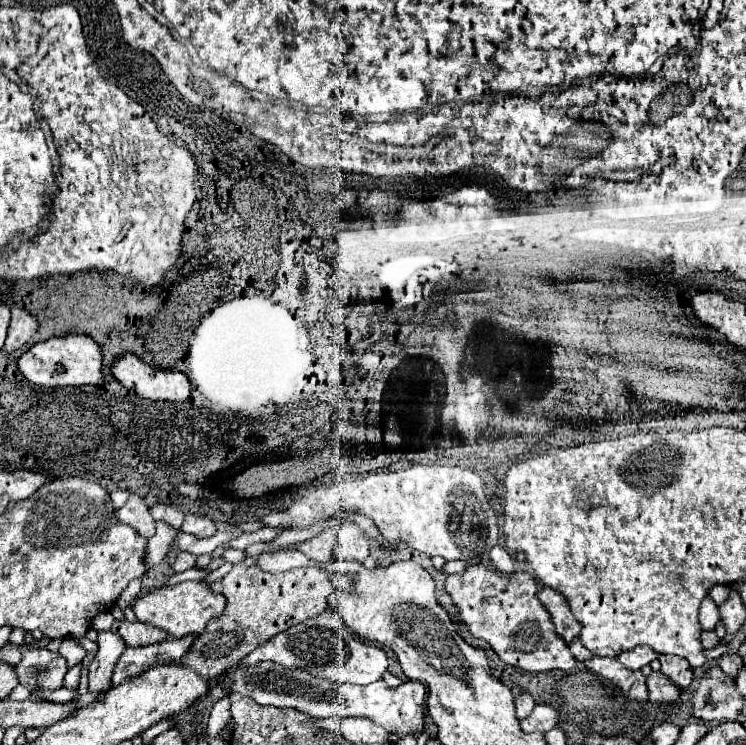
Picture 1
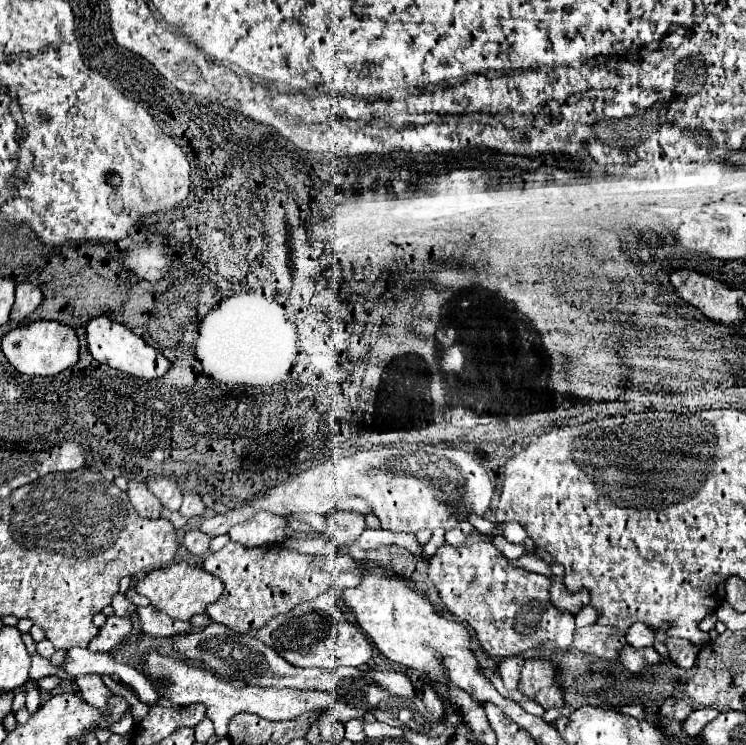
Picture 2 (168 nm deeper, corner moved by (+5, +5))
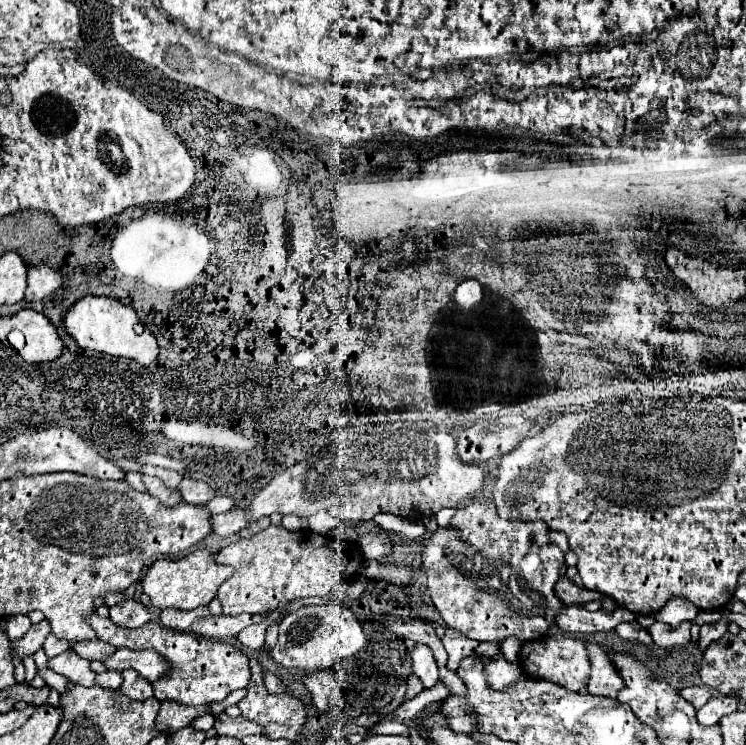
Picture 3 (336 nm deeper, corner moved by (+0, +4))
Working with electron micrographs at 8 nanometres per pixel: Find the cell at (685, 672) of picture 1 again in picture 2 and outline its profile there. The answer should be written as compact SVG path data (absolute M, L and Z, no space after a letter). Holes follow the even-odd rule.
M669 637L667 641L665 641L665 645L667 645L667 649L669 649L669 655L671 655L671 659L681 667L681 669L691 669L693 667L693 663L695 663L695 657L697 657L697 653L699 653L699 649L689 641L681 641L679 637Z

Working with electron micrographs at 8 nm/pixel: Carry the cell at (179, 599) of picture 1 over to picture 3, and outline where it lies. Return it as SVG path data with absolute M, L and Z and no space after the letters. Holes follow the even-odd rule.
M196 550L180 560L156 560L148 574L144 576L144 594L150 596L152 604L160 610L178 608L178 610L194 610L198 606L208 606L218 588L232 576L230 566L220 566L212 560L208 550Z

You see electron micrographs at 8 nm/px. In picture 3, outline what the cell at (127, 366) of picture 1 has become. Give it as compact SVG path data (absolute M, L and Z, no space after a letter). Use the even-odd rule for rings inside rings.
M84 296L78 300L70 312L64 316L64 326L68 334L72 334L82 350L98 350L110 356L124 356L130 358L142 366L150 366L158 358L158 344L156 338L150 334L148 328L144 328L136 316L136 312L130 306L120 304L114 298L106 296Z

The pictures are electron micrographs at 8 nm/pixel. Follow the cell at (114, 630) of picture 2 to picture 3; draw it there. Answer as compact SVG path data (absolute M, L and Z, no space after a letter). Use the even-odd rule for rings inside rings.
M130 598L124 604L110 608L110 620L122 628L138 628L144 626L150 620L150 616L148 610L142 606L142 602Z

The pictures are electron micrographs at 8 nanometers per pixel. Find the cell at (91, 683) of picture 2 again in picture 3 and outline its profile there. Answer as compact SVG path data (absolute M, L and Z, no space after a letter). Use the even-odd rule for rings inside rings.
M66 650L64 654L52 658L48 662L48 666L54 672L70 678L74 684L80 684L80 686L86 686L86 688L96 686L96 672L92 672L90 662L84 660L84 658L80 658L72 650Z

